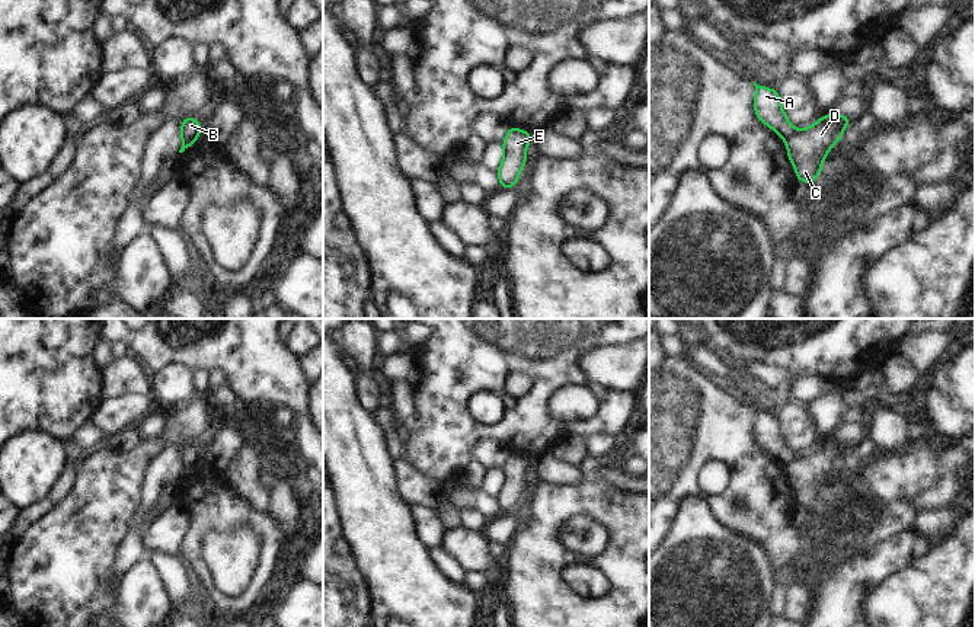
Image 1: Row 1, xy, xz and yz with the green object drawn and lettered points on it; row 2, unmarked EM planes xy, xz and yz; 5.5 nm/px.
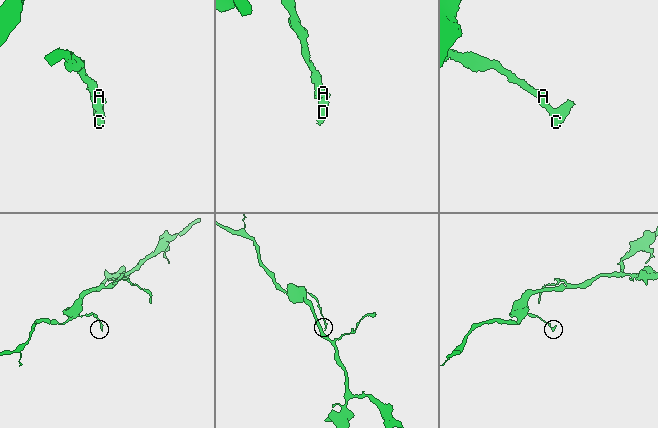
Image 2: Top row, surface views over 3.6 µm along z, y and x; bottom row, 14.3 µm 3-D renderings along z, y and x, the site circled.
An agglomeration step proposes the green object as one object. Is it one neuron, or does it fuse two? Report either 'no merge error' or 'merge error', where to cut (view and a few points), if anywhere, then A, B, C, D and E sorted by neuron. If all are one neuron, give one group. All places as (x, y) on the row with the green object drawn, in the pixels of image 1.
merge error; cut yz (796, 130), (786, 141); groups A B / C D E

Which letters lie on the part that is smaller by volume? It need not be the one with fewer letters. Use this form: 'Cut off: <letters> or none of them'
Cut off: C, D, E

